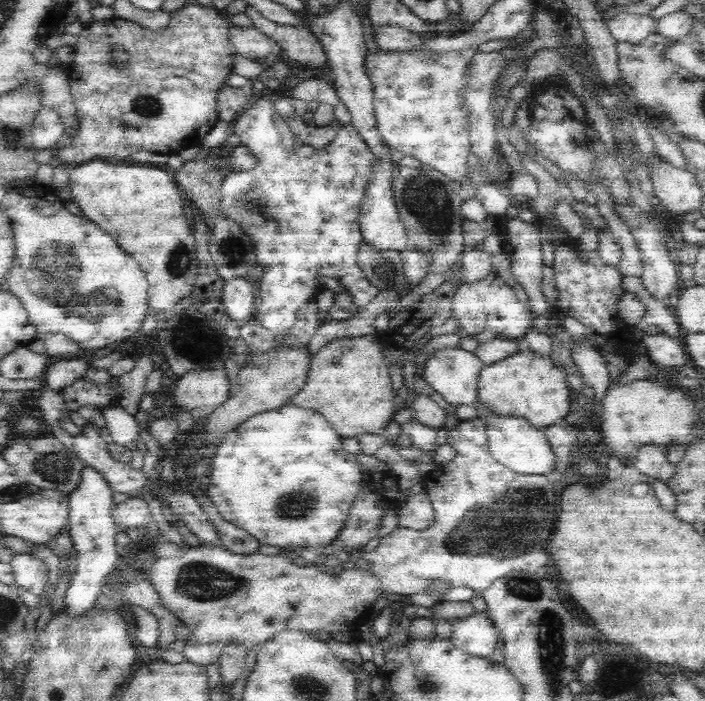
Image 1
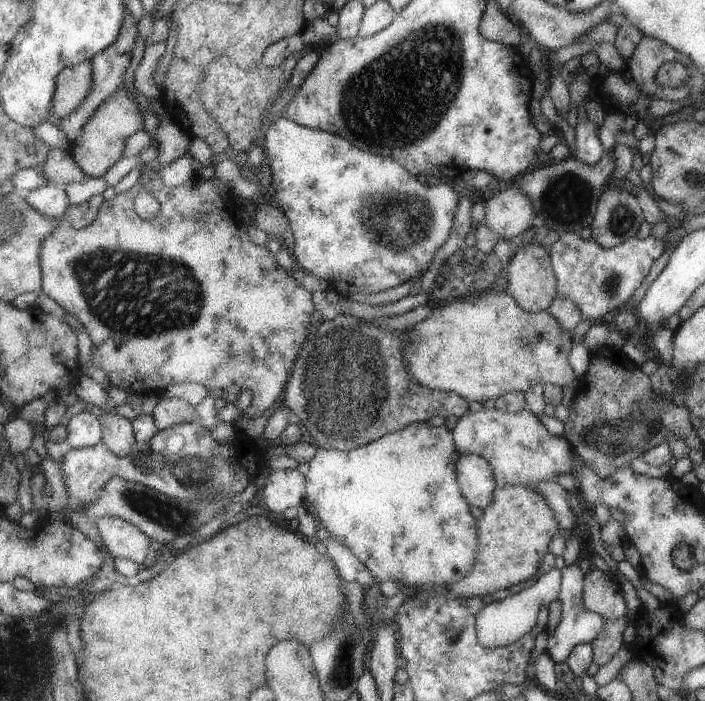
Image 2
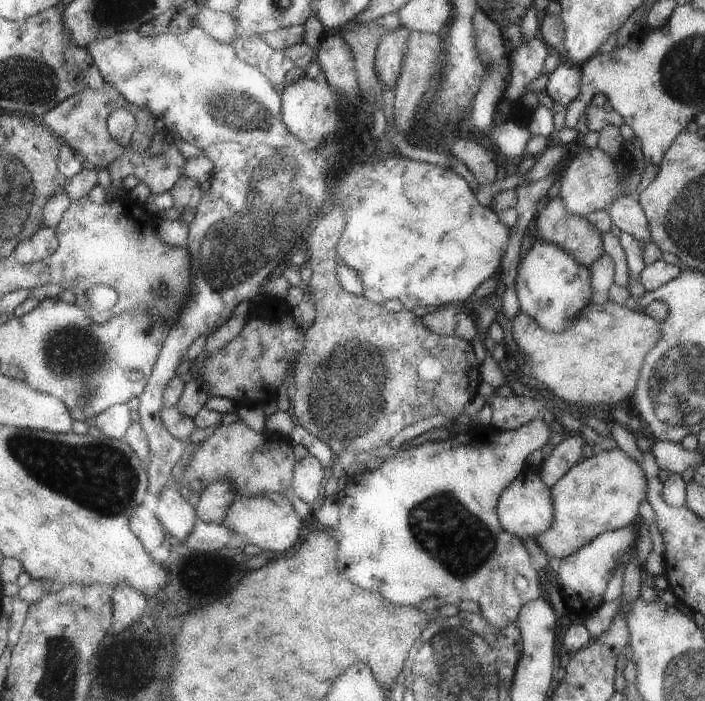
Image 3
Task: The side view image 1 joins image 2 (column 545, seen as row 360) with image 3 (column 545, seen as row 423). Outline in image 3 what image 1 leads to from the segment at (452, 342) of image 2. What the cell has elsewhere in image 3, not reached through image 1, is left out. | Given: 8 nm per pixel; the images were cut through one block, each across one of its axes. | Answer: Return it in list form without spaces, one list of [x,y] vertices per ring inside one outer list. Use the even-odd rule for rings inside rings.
[[[590,301],[571,322],[571,325],[561,332],[549,332],[541,328],[532,317],[523,311],[520,311],[513,319],[510,322],[512,340],[514,340],[516,350],[524,358],[522,366],[518,368],[520,376],[536,380],[542,389],[548,390],[561,401],[579,406],[612,405],[633,395],[642,362],[659,340],[660,323],[645,313],[629,310],[624,305],[610,301],[604,304]]]

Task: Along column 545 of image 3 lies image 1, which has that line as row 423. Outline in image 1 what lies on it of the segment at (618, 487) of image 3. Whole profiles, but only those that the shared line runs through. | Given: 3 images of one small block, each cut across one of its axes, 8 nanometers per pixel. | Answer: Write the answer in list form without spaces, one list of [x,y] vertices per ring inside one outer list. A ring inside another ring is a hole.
[[[521,345],[517,353],[484,366],[478,380],[477,401],[491,414],[524,418],[537,430],[544,431],[568,415],[571,406],[570,389],[564,367],[558,365],[552,356],[538,355]]]

